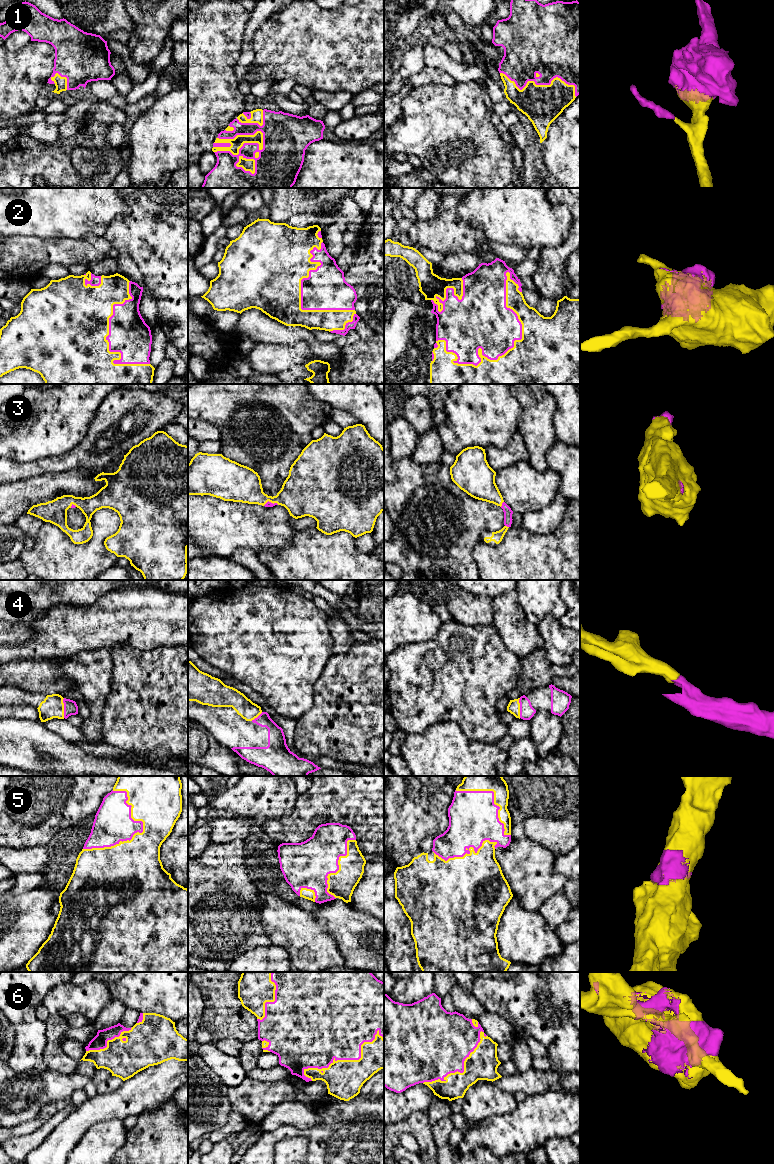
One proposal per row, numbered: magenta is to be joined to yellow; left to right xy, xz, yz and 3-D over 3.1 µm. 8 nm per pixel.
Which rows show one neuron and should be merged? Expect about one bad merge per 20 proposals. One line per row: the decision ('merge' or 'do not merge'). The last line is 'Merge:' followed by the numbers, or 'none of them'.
1: merge
2: merge
3: merge
4: merge
5: merge
6: merge
Merge: 1, 2, 3, 4, 5, 6

